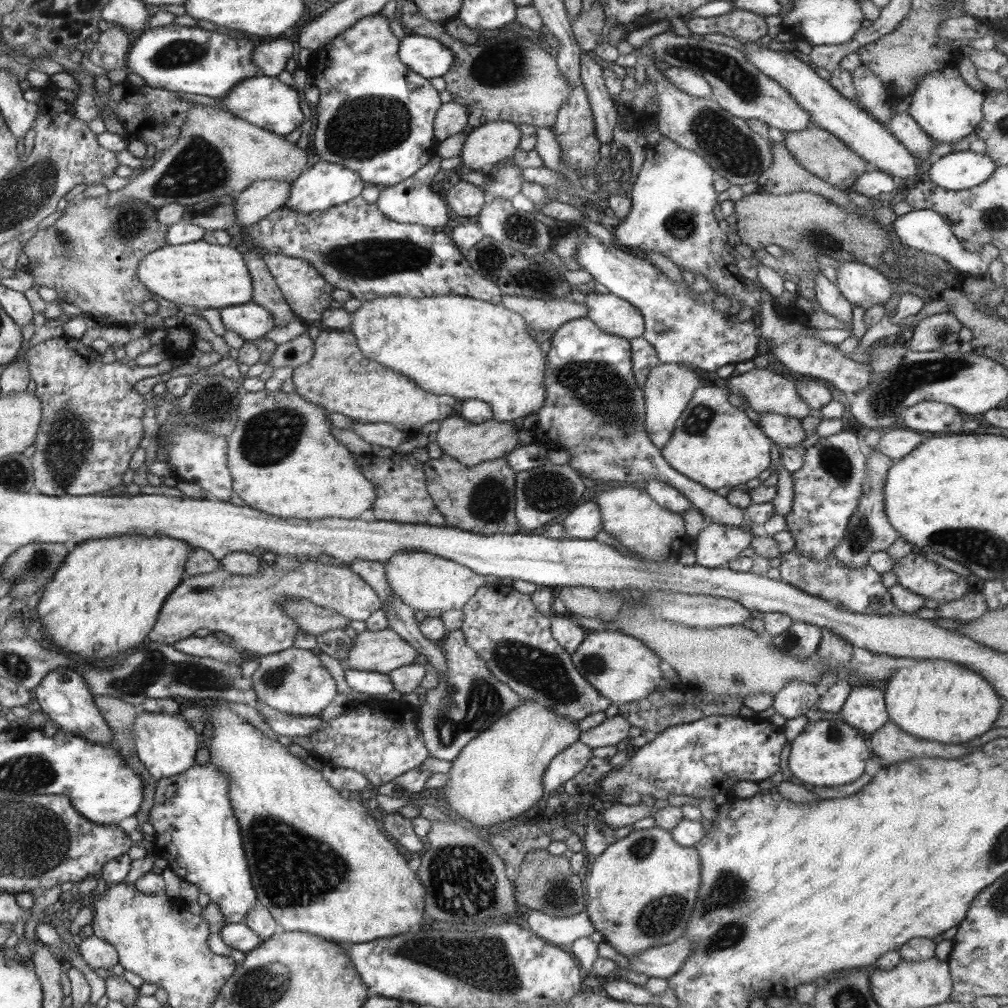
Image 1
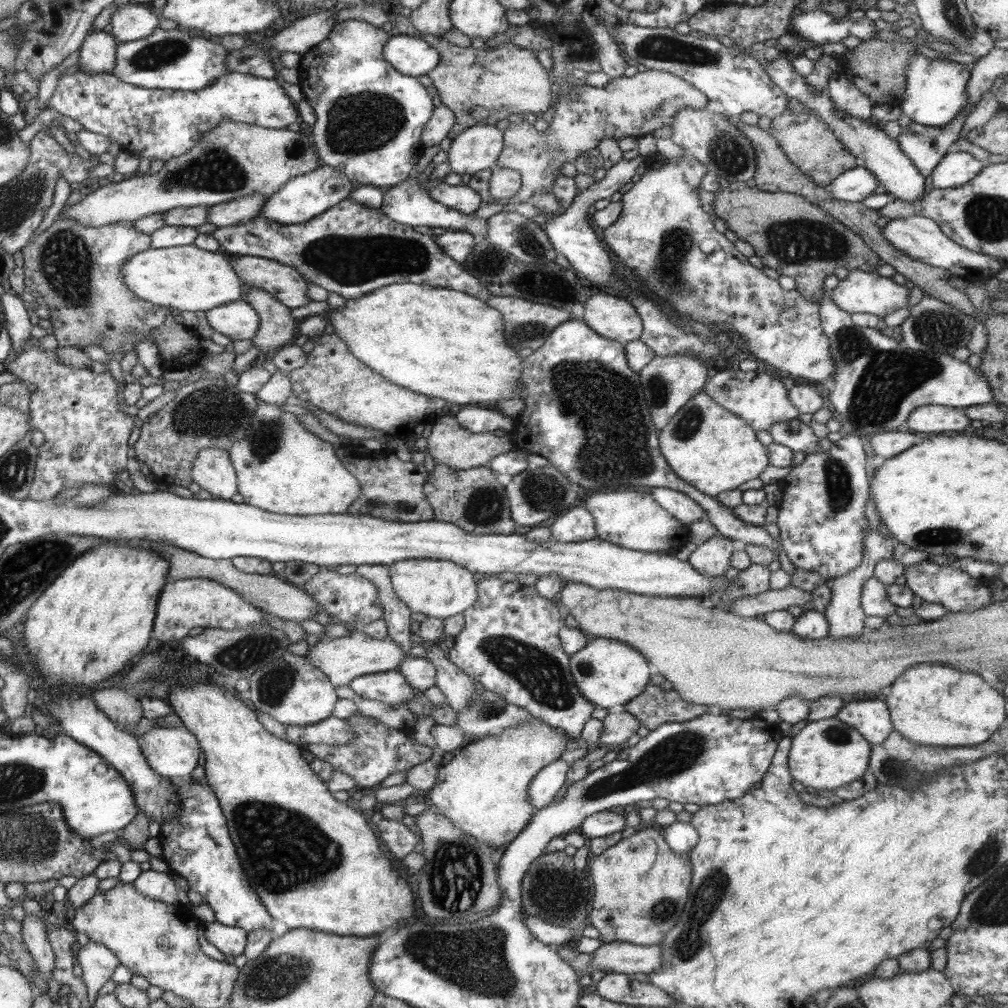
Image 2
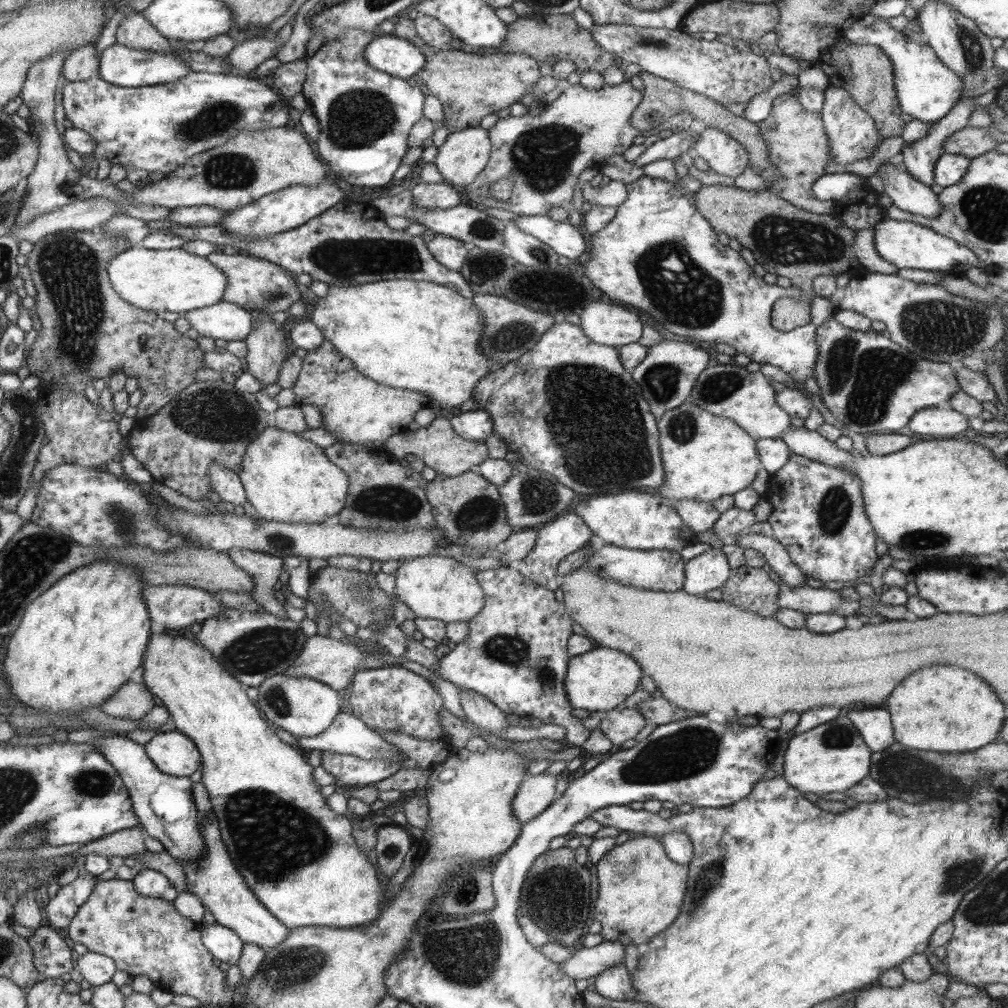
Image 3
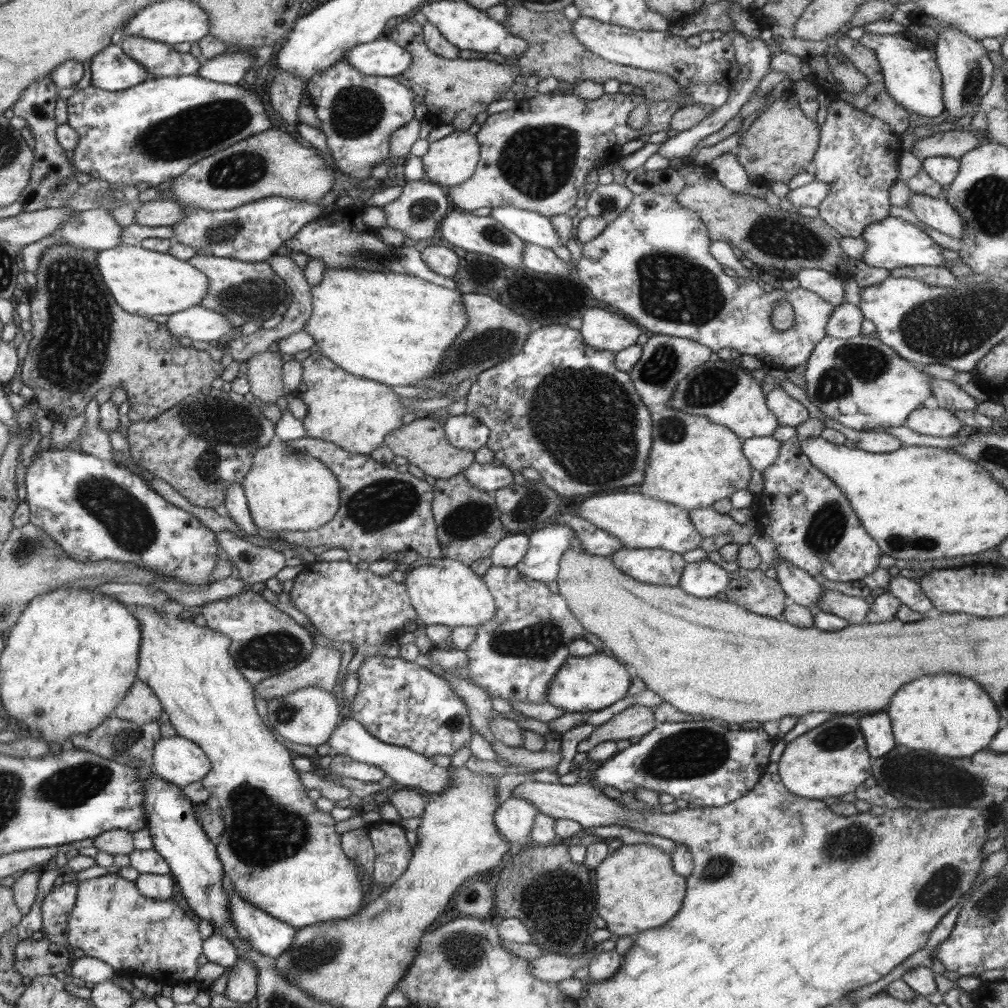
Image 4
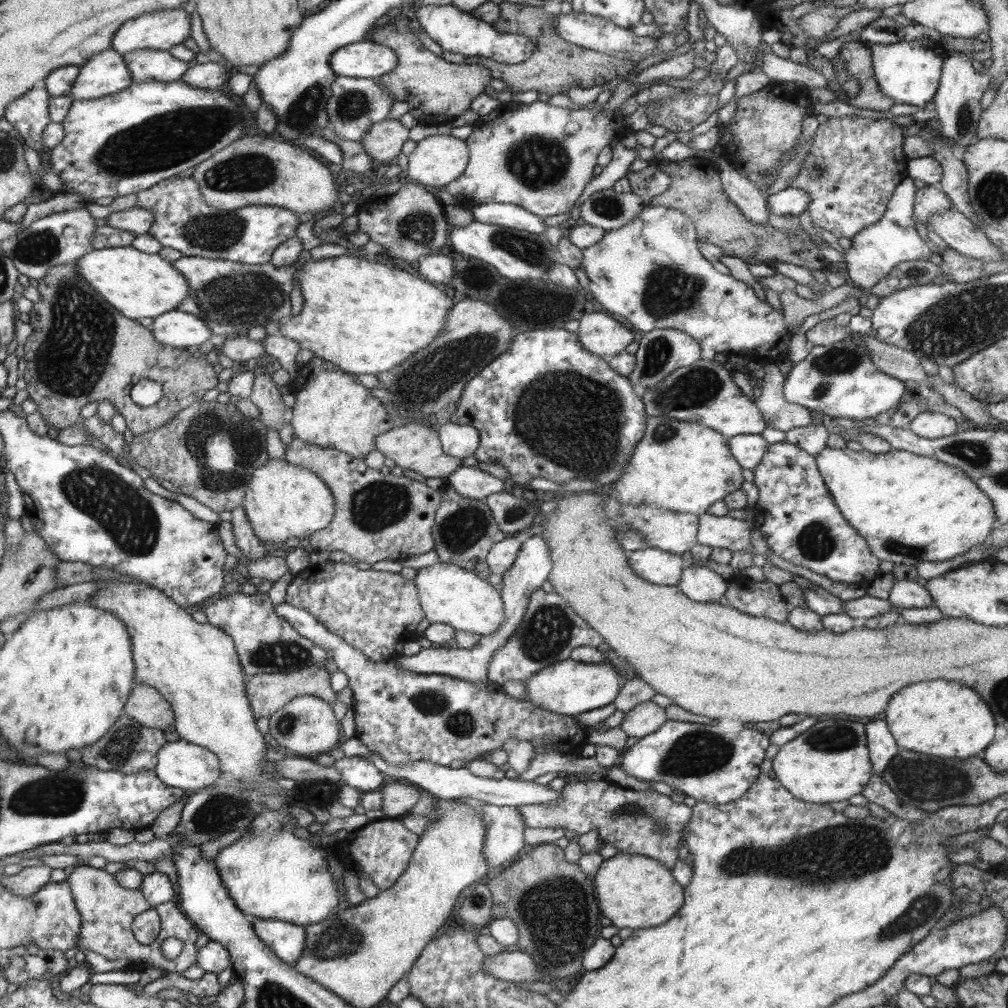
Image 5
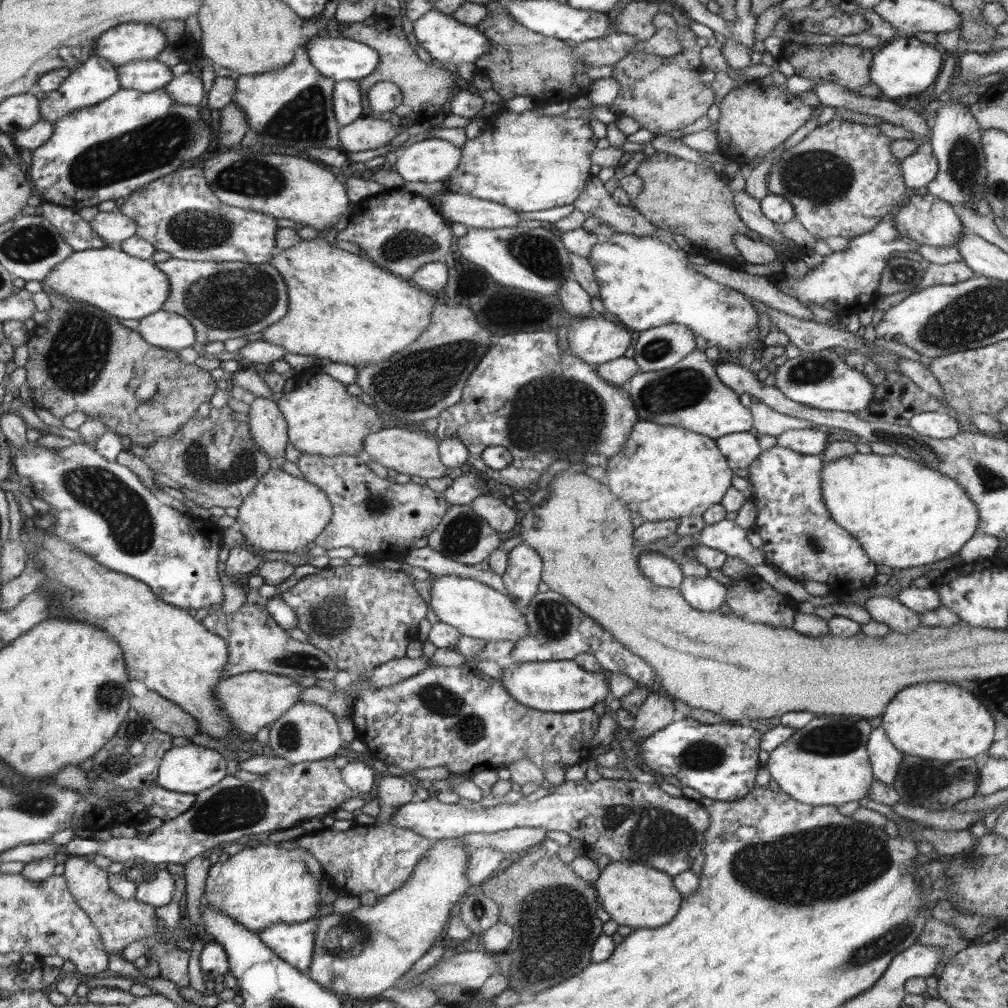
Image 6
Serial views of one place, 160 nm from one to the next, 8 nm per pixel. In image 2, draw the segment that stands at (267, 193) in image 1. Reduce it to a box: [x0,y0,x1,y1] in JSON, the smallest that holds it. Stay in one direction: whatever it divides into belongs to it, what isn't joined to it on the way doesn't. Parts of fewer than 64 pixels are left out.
[208,194,266,227]

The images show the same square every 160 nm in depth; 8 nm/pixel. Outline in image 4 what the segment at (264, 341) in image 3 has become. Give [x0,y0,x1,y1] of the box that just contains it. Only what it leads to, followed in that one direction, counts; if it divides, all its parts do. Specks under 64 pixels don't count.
[246,350,284,404]

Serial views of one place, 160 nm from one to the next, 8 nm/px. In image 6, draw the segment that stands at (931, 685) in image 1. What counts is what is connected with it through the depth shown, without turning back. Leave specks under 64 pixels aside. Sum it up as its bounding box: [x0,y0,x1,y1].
[880,682,996,762]

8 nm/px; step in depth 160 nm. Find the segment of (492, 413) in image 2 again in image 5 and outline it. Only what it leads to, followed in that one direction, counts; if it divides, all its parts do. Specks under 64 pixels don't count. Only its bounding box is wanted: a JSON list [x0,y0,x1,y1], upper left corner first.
[440,422,479,458]

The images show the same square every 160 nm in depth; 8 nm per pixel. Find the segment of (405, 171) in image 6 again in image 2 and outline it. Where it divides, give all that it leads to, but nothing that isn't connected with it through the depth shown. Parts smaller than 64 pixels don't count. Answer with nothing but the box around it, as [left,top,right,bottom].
[448,123,505,179]

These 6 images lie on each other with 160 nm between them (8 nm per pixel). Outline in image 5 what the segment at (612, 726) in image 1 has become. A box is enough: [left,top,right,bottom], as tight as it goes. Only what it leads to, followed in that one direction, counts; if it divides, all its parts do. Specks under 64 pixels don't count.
[619,702,668,738]

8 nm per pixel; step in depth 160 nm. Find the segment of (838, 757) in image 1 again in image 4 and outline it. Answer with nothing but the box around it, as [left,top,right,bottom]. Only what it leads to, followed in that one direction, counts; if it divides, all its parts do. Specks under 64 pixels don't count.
[777,716,872,800]

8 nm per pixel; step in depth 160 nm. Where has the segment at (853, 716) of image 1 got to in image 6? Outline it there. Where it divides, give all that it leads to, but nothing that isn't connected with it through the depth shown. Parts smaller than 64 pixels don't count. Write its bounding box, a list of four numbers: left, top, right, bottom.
[867,728,904,785]

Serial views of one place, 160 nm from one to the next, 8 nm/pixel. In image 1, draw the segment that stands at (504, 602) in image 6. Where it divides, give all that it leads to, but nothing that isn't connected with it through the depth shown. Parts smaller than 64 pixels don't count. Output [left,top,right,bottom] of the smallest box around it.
[384,550,490,613]

